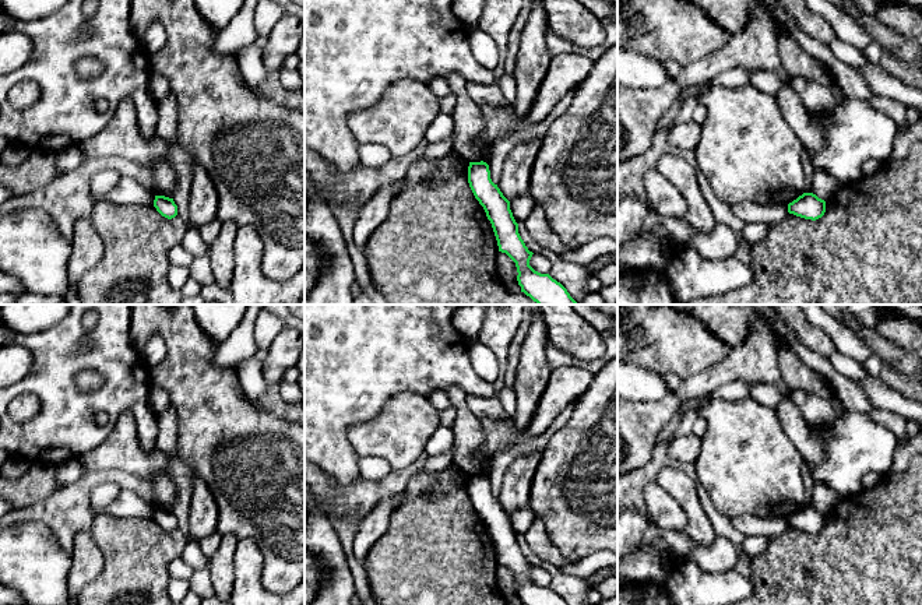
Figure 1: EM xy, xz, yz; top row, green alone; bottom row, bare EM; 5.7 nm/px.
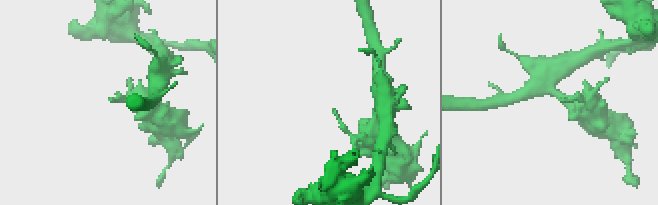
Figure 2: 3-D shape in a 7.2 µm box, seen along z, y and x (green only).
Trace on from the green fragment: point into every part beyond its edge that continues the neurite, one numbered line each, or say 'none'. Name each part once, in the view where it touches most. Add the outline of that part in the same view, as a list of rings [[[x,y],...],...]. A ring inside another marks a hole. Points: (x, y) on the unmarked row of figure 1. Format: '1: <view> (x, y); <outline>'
none

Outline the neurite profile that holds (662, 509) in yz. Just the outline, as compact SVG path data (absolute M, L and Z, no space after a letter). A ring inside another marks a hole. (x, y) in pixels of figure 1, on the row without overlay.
M655 481L644 485L643 499L651 523L676 531L686 524L686 514L680 504Z

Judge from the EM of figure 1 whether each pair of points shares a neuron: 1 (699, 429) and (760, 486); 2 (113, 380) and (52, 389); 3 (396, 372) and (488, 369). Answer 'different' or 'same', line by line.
1: different
2: same
3: different

